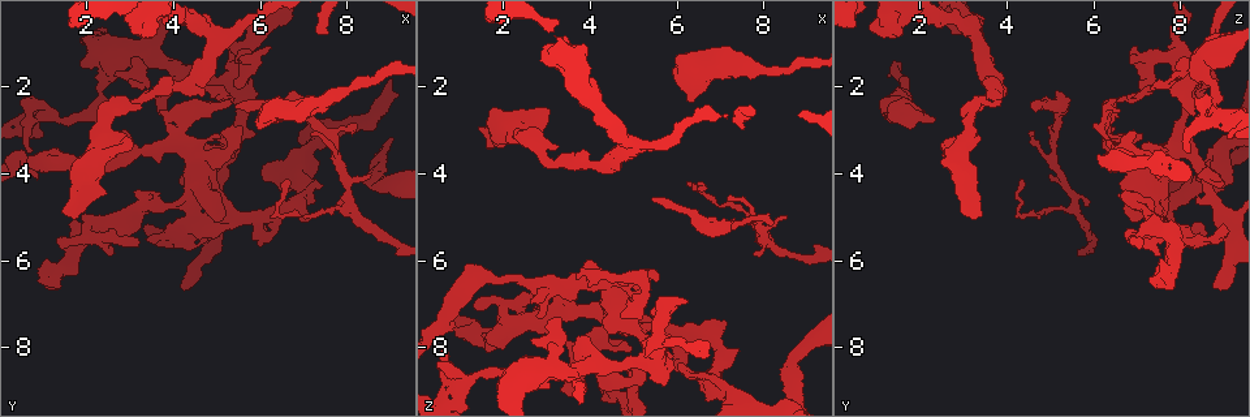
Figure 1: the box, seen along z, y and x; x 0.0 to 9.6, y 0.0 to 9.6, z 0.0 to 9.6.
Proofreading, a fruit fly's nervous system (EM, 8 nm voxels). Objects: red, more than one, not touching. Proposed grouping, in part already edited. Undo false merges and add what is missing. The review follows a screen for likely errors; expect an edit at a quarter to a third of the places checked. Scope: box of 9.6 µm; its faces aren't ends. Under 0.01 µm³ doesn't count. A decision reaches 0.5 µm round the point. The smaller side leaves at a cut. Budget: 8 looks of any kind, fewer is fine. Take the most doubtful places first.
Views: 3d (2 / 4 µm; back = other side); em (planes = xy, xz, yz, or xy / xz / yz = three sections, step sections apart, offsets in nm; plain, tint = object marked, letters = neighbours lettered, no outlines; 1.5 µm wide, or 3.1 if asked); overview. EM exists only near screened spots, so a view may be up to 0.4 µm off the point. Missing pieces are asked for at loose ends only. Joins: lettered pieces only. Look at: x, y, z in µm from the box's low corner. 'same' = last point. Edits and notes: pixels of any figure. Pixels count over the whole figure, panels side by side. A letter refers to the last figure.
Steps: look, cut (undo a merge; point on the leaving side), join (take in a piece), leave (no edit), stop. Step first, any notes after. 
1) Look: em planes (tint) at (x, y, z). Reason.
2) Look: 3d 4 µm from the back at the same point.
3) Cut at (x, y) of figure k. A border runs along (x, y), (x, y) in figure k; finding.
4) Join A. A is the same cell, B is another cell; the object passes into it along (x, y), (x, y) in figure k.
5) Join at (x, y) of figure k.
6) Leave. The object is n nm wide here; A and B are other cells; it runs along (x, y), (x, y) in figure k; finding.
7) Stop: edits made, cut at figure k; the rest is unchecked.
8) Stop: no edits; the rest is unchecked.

Look: em planes (letters) at (6.20, 2.75, 2.25). Free end.

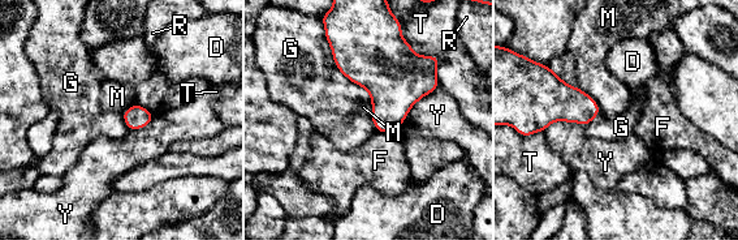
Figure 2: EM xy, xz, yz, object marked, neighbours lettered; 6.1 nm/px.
Leave. The longest contact is with G, 500 nm; D, F, G, M, R, T and Y are other cells; a border runs along (324, 37), (333, 64), (371, 102) in figure 2; none of them fits.

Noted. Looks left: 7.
Look: 3d 4 µm from the back at (0.75, 3.55, 8.20). An open end.

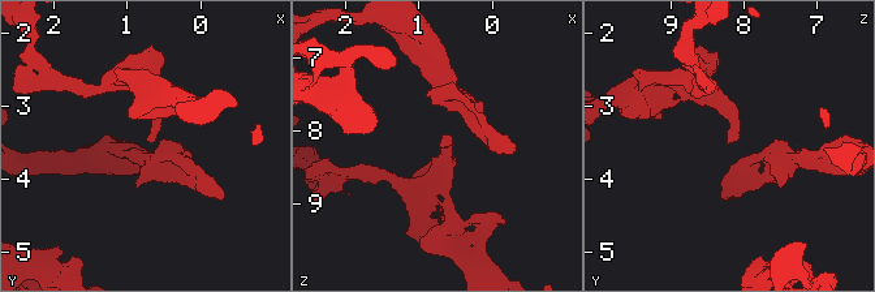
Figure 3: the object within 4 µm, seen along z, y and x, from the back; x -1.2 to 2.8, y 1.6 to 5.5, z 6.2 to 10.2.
Look: em planes (letters) at (0.70, 3.55, 8.20).

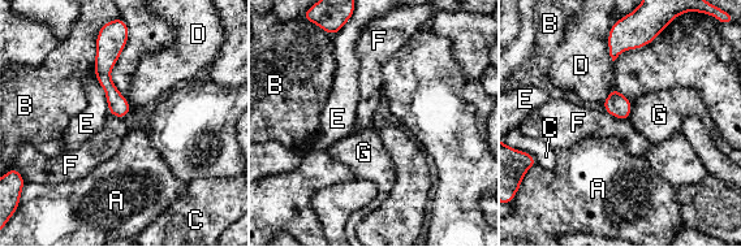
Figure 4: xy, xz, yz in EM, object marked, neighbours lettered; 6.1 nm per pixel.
Leave. The longest contact is with E, 260 nm; A, B, C, D, E, F and G are other cells; a border runs along (606, 111), (628, 121) in figure 4; no lettered piece goes on from it.

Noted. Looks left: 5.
Look: em xy step 4 (tint) at (2.95, 2.40, 3.65). Abrupt turn.

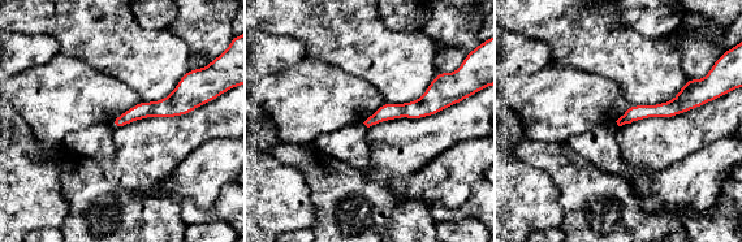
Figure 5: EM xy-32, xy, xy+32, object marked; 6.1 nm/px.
Look: em xy step 4 (letters) at the same point. What lies round it.

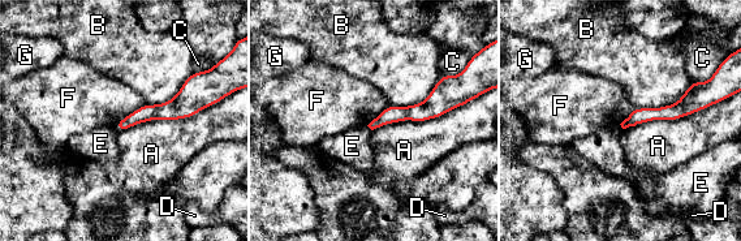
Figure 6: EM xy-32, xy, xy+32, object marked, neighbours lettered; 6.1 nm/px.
Leave. The object is 70 nm wide here; A, B, C, D, E, F and G are other cells; all the same neuron.

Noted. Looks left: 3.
Stop: no edits; the rest is unchecked.

